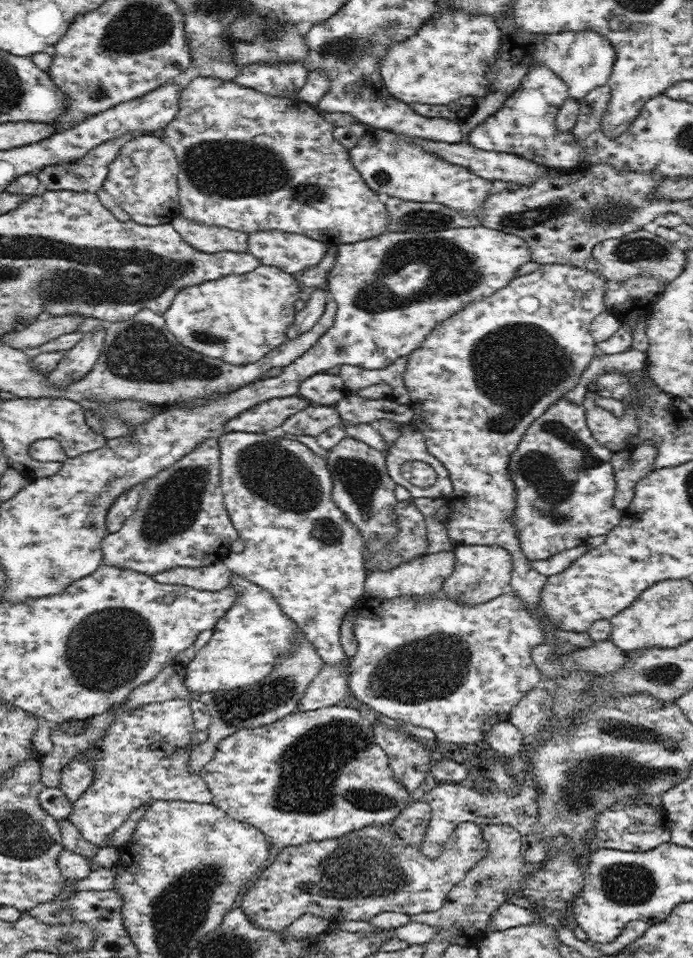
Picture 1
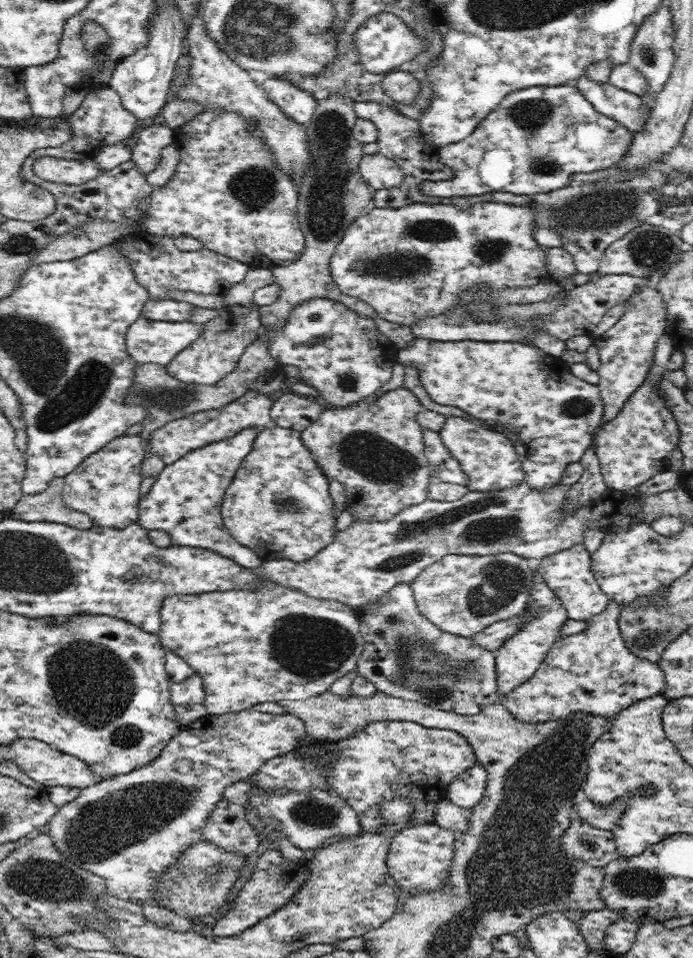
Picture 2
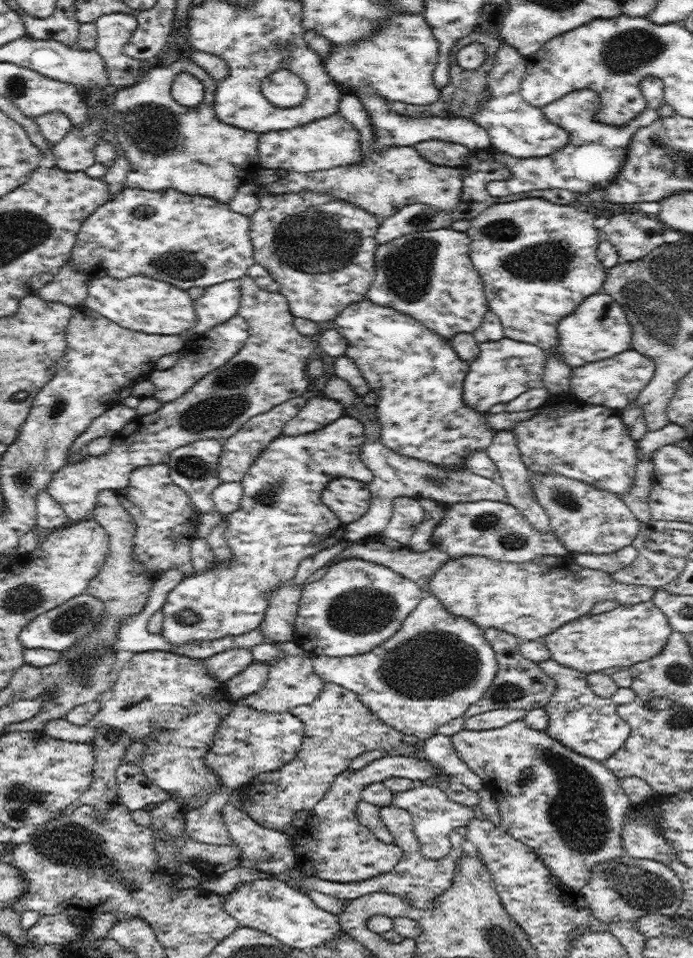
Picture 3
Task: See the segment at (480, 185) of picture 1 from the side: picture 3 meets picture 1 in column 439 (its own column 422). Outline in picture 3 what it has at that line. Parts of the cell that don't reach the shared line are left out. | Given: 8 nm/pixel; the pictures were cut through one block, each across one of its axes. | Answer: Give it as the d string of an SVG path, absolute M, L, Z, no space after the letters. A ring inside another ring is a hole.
M344 93L338 104L337 114L348 120L360 132L362 158L364 158L362 163L307 174L290 170L284 178L263 186L264 190L272 194L324 192L334 198L354 203L380 220L414 203L428 204L442 211L452 211L458 206L462 196L463 169L428 162L410 146L390 146L384 148L382 152L374 152L372 143L376 138L374 138L372 120L357 96Z

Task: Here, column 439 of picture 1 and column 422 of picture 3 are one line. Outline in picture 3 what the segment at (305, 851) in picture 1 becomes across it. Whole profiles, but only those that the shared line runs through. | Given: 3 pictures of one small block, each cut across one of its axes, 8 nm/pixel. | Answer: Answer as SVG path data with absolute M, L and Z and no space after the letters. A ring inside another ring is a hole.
M394 805L381 807L380 817L388 827L390 834L393 836L394 843L401 848L400 862L392 868L390 872L383 875L375 876L373 879L362 880L360 882L332 882L332 880L322 880L316 877L300 877L298 881L292 878L286 878L288 884L292 888L300 890L300 892L308 892L308 890L316 890L326 893L330 896L336 896L340 899L353 900L360 898L362 895L370 893L388 893L394 896L402 896L406 902L410 902L410 906L414 908L434 908L436 898L446 892L452 886L452 880L458 868L458 862L462 858L464 852L464 839L466 835L465 827L455 828L450 834L451 848L450 852L441 859L428 859L422 856L420 852L420 840L417 839L416 831L414 830L412 815L408 810L404 810Z

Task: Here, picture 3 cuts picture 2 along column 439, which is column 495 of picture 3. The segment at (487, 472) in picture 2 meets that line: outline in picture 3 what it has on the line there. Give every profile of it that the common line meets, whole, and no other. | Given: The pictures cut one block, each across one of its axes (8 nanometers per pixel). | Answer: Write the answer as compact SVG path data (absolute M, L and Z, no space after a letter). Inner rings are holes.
M366 298L344 307L333 322L332 328L348 341L345 355L356 363L369 390L379 397L373 419L380 423L382 443L388 449L440 465L444 469L458 469L466 467L466 455L486 450L494 442L496 430L486 424L486 414L476 412L464 404L463 386L470 362L464 362L448 340L426 328L420 321L401 314L394 308L374 304Z

